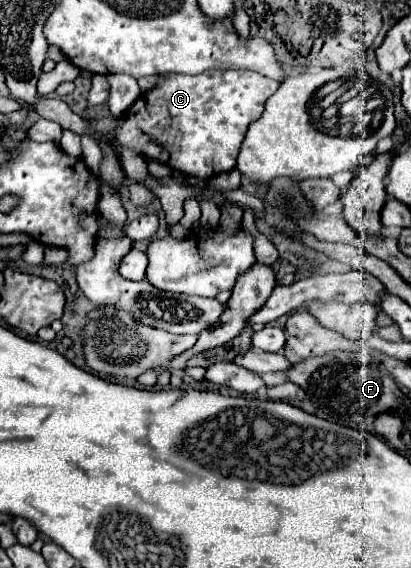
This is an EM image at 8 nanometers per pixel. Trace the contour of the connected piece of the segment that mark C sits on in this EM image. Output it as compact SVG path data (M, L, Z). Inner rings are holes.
M221 69L203 71L201 75L163 75L151 91L139 95L139 99L119 117L117 141L125 149L133 149L147 161L157 161L187 177L213 179L219 173L227 173L235 167L239 147L247 133L247 127L263 113L265 101L277 91L279 81L273 81L261 73L249 69Z

